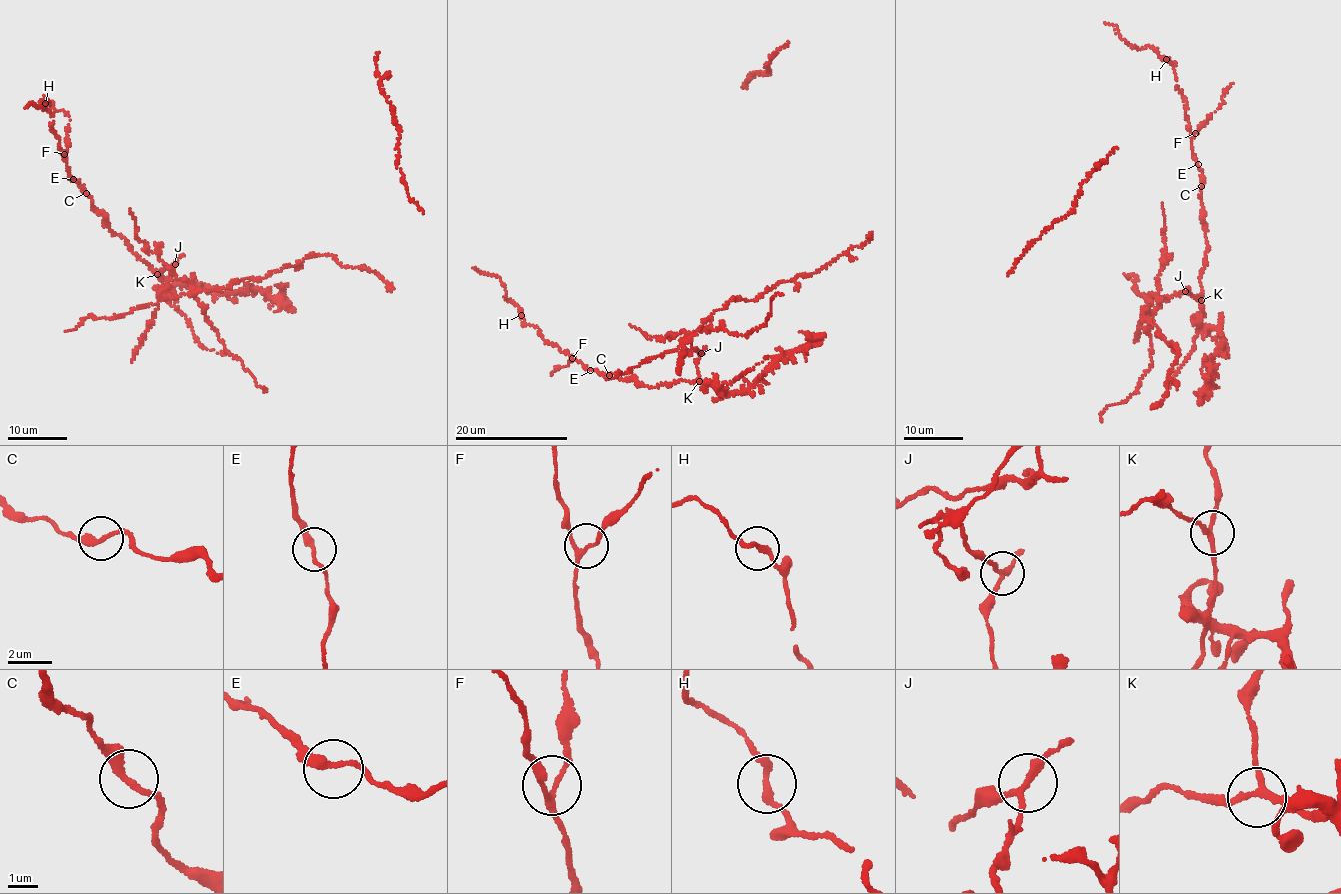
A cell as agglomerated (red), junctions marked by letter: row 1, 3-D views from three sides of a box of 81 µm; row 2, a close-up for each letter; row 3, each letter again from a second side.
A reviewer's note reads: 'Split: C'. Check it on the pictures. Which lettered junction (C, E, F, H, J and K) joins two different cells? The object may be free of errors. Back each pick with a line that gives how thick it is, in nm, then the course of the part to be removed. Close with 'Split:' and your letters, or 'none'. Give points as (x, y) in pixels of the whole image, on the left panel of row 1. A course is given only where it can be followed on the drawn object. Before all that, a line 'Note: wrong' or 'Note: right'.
Note: wrong
J: Thickness 200 nm. Course of the part to remove: (174, 263), (163, 289), (173, 296), (263, 278), (319, 253), (368, 269), (391, 290)
Split: J

